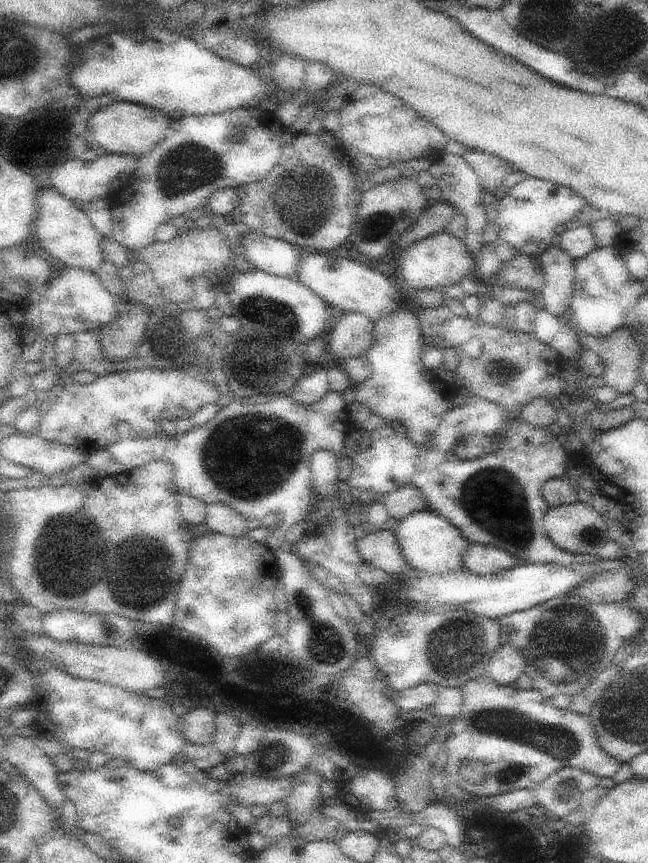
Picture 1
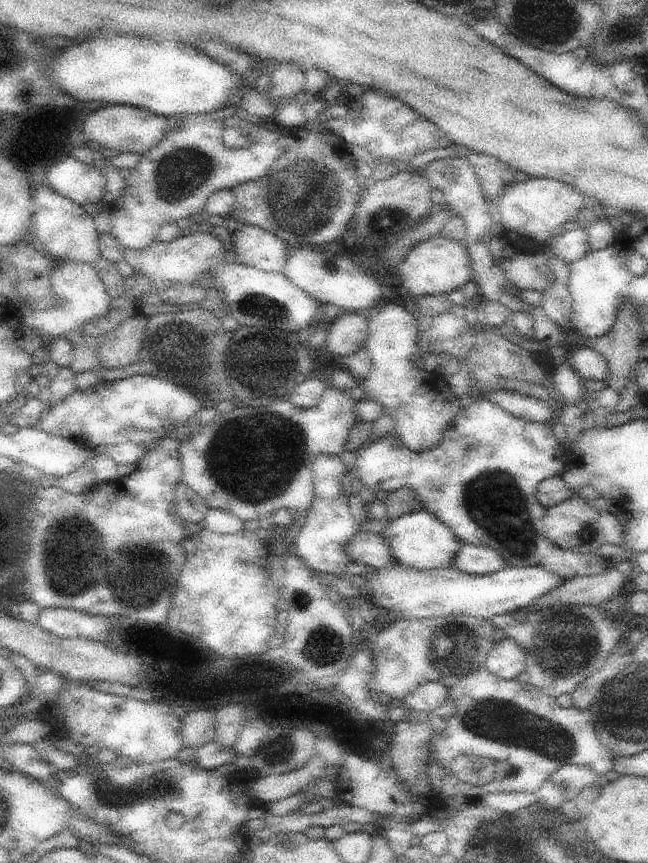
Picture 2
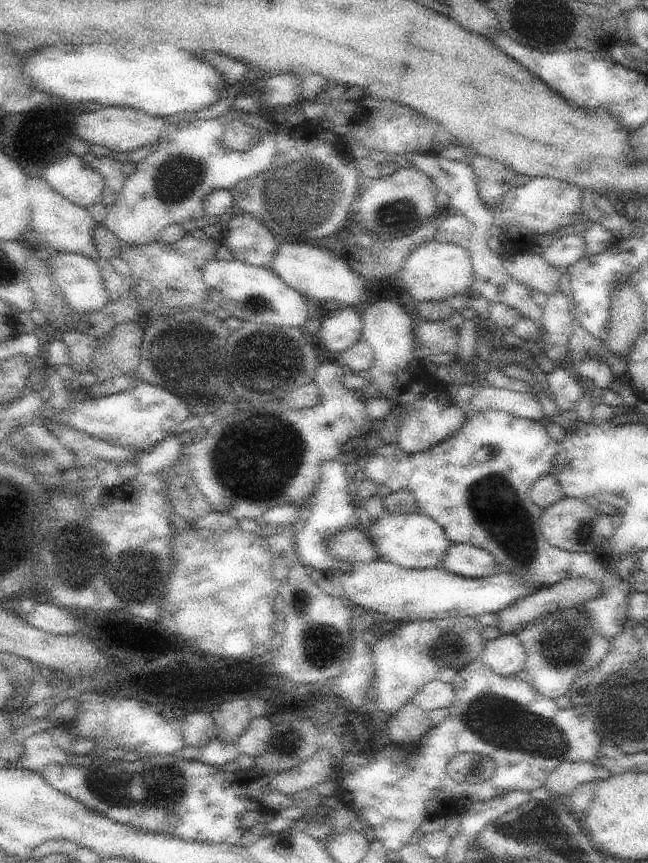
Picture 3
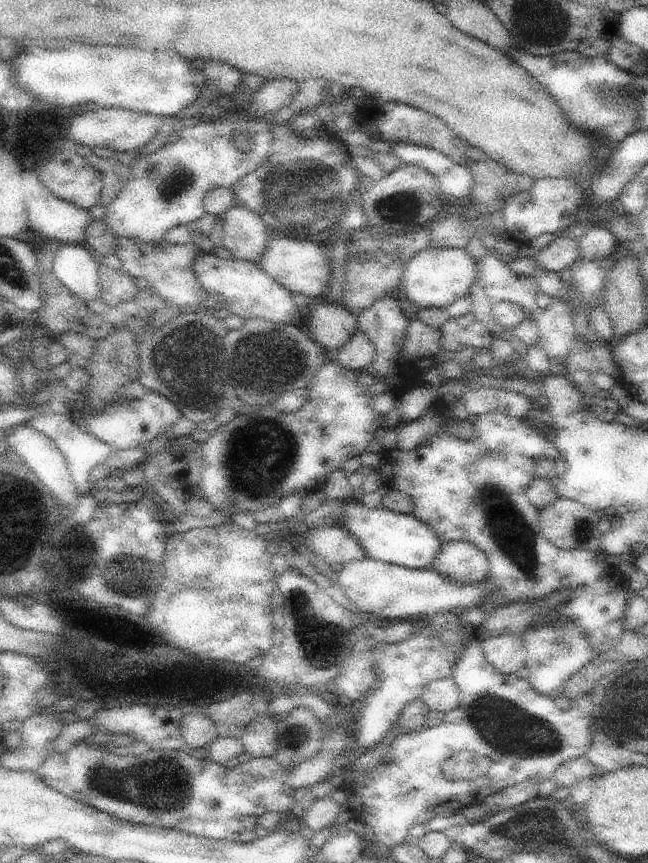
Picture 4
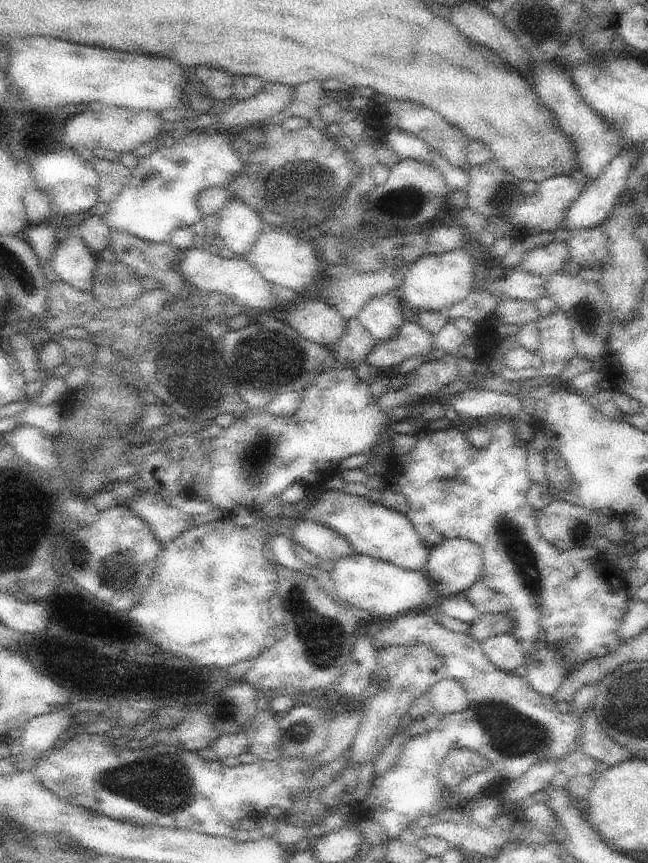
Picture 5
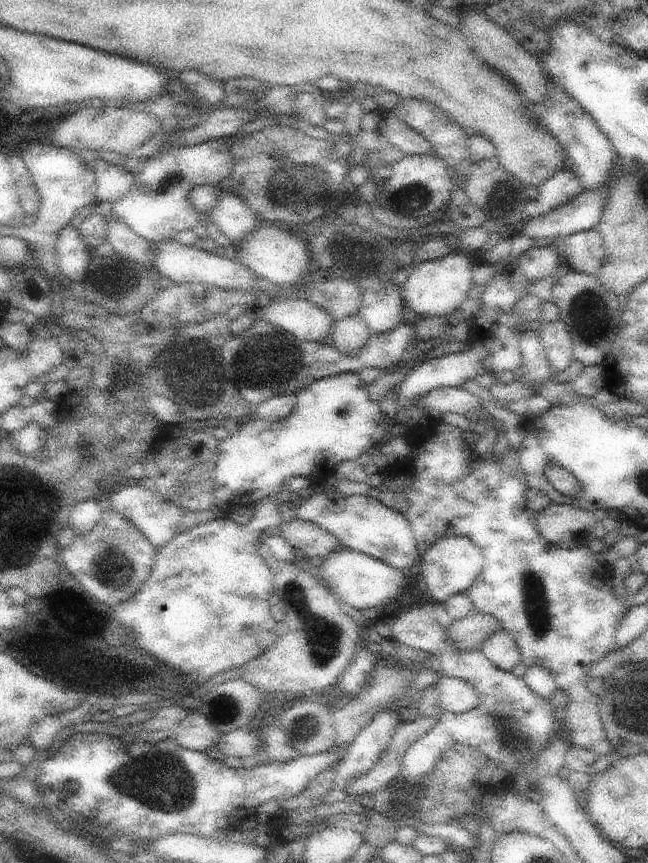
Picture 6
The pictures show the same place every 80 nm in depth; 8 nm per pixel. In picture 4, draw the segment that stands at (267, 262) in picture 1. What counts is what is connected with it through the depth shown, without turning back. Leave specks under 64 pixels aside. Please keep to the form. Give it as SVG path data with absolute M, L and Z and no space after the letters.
M237 202L221 219L223 247L234 258L257 263L270 238L270 230L260 215Z

